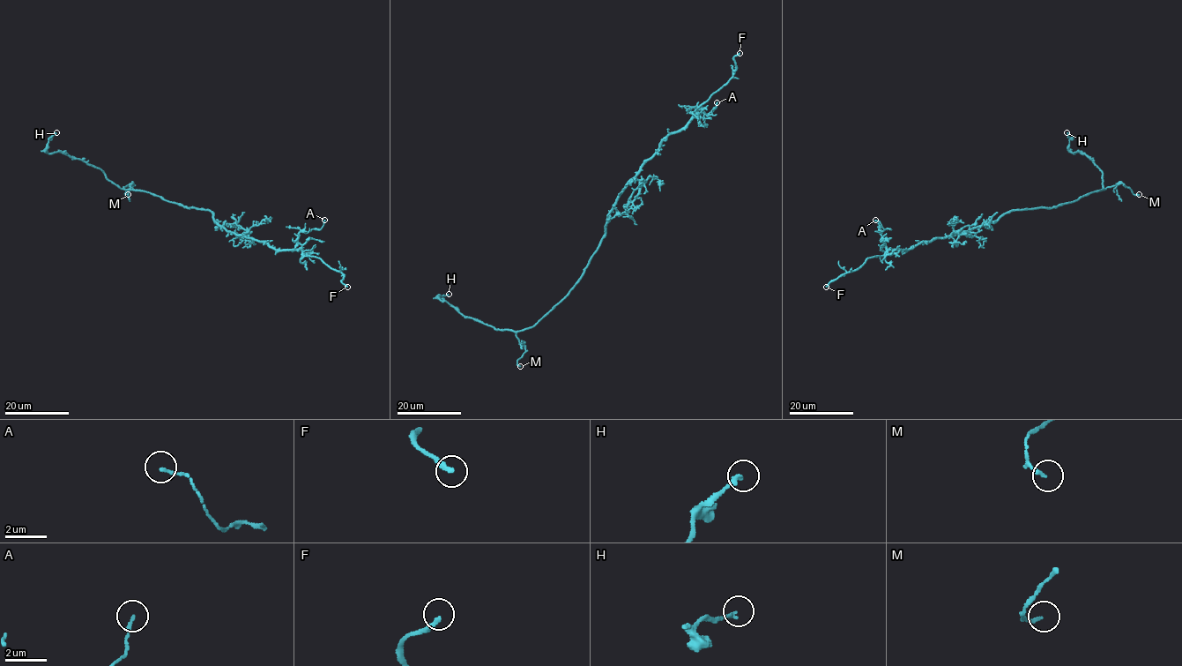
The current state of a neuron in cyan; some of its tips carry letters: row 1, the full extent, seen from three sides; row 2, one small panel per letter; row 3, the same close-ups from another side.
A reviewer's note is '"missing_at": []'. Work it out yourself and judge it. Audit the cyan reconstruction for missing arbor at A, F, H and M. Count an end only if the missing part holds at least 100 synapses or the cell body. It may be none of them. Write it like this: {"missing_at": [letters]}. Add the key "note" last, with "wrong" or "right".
{"missing_at": ["F"], "note": "wrong"}

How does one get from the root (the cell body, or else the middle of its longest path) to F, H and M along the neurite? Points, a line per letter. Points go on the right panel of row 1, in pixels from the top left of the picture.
F: (1010, 211), (966, 231), (870, 257), (826, 287)
H: (1010, 211), (1057, 207), (1103, 189), (1102, 172), (1087, 155), (1068, 150), (1066, 132)
M: (1010, 211), (1057, 207), (1118, 183), (1128, 187), (1134, 194), (1139, 194)

